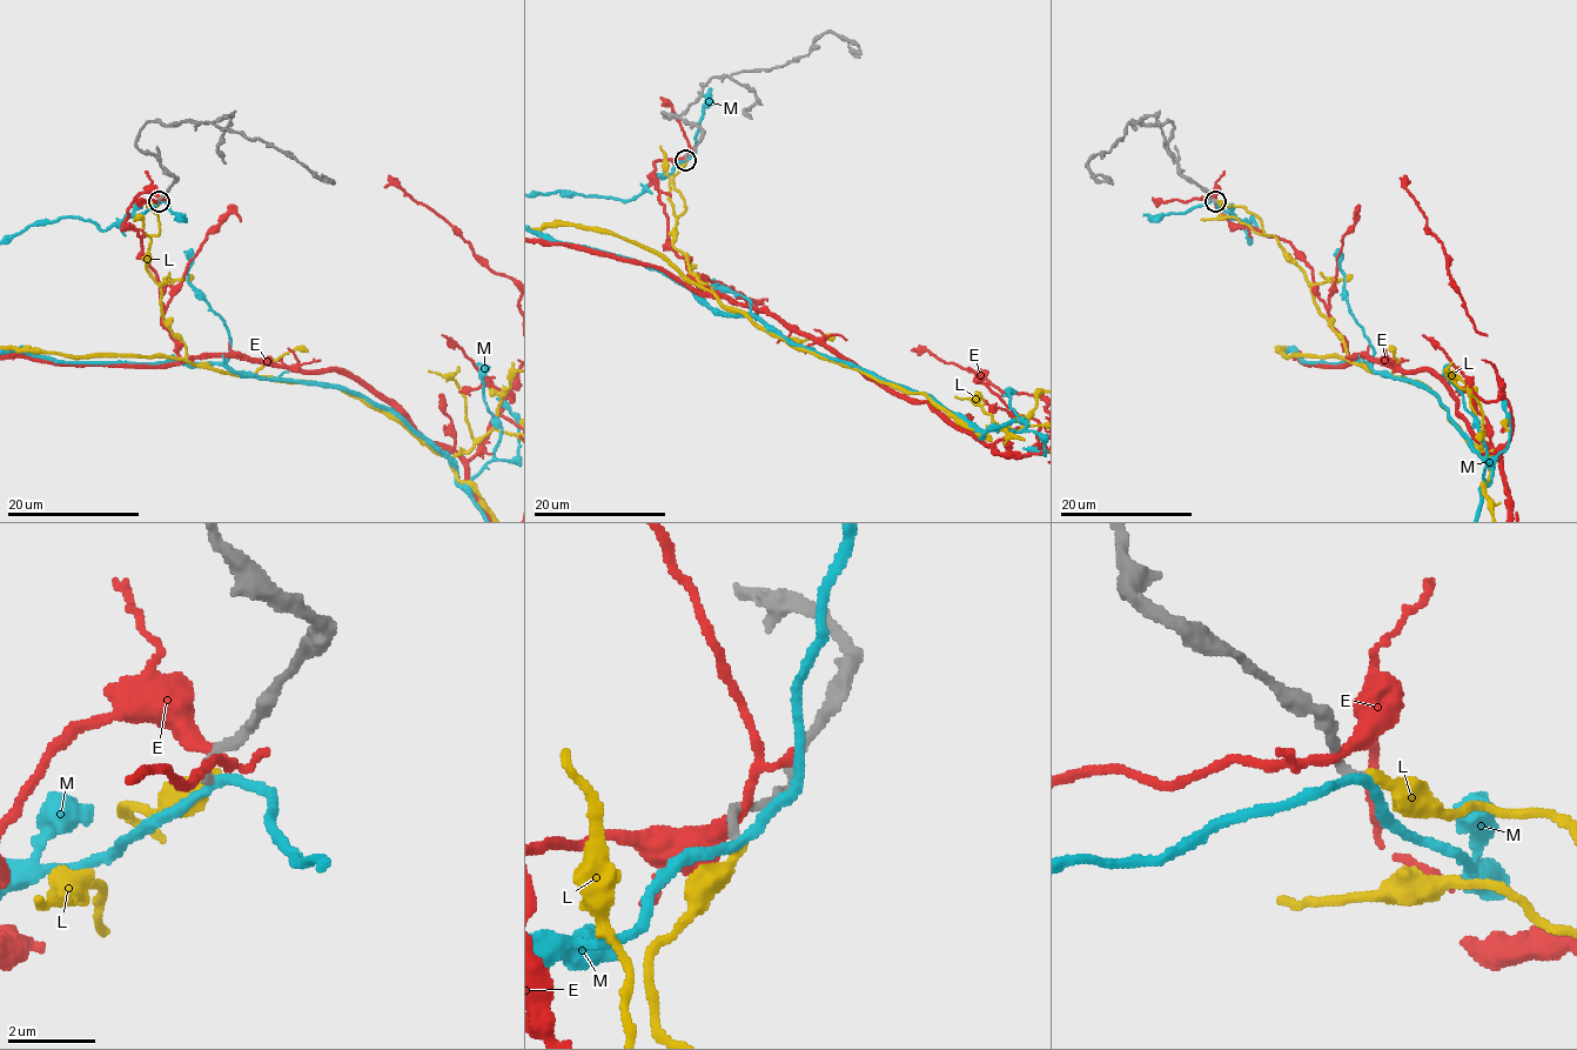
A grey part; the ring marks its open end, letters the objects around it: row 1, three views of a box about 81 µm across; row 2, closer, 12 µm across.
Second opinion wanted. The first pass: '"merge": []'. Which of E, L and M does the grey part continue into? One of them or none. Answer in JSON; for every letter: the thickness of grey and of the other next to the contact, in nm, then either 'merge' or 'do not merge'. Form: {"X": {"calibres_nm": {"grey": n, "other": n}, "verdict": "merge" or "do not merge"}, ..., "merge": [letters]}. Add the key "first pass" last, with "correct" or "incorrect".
{"E": {"calibres_nm": {"grey": 320, "other": 280}, "verdict": "do not merge"}, "L": {"calibres_nm": {"grey": 240, "other": 320}, "verdict": "do not merge"}, "M": {"calibres_nm": {"grey": 240, "other": 220}, "verdict": "do not merge"}, "merge": [], "first pass": "correct"}

